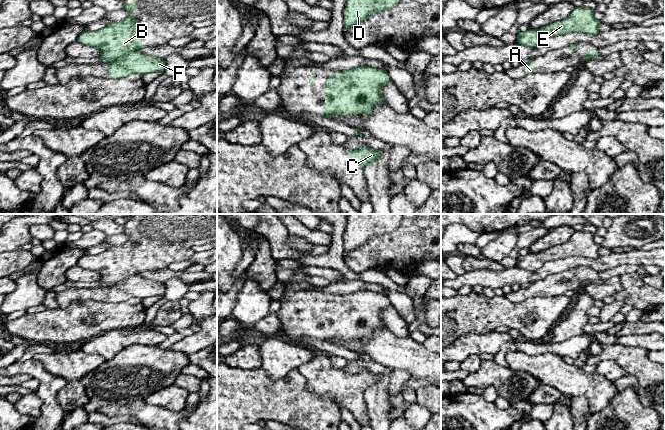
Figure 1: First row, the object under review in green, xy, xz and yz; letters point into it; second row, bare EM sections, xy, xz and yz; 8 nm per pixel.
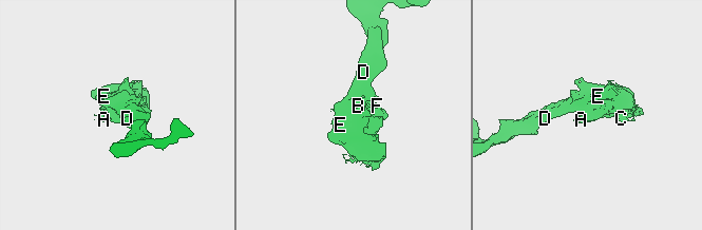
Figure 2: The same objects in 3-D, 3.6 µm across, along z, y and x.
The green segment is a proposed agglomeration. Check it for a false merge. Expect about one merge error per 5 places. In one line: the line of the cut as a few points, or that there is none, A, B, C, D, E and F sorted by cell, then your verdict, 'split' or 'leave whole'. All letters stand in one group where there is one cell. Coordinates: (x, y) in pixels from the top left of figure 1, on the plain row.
no cut | A B C D E F | leave whole

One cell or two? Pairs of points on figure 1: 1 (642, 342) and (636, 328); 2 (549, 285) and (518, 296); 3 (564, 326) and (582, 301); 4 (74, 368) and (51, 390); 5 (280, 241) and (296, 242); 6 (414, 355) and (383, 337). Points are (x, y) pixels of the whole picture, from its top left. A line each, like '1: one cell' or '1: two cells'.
1: two cells
2: one cell
3: one cell
4: two cells
5: two cells
6: one cell

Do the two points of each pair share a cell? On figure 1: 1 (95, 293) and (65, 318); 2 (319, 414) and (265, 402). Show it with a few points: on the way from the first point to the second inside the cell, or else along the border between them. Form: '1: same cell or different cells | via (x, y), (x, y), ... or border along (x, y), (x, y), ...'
1: different cells | border along (109, 300), (80, 299), (73, 300), (67, 306)
2: same cell | via (306, 410), (291, 402), (278, 402)

